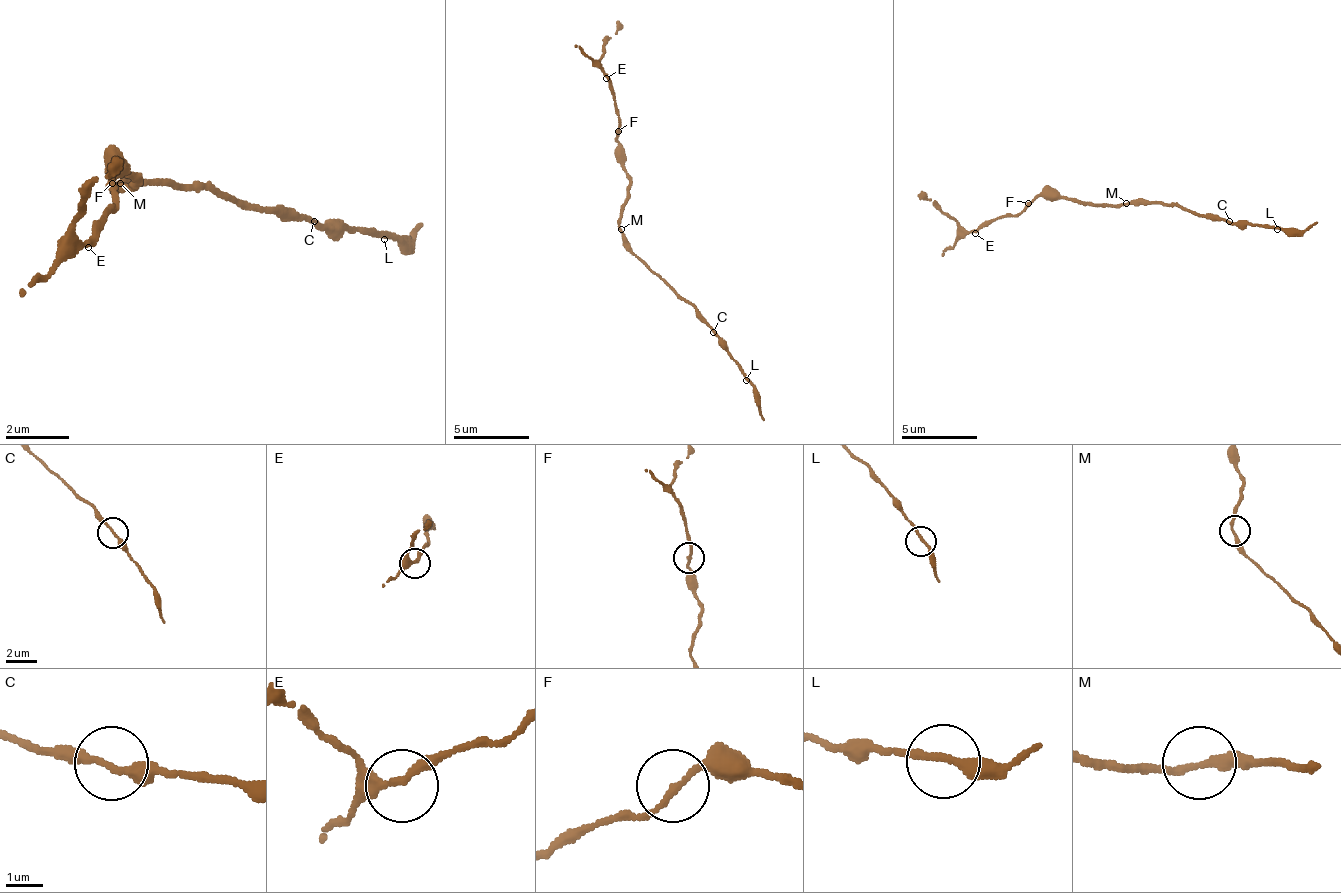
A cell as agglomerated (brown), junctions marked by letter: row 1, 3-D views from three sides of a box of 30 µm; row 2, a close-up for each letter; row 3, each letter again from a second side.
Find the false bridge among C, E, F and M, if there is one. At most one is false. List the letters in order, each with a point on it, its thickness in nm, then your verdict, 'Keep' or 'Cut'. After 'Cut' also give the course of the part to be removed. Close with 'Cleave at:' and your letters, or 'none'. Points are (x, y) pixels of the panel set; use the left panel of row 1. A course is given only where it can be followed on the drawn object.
C: Place: (314, 221). Thickness 200 nm. Cut. Course of the part to remove: (312, 223), (400, 239), (408, 239), (424, 223)
E: Place: (88, 247). Thickness 200 nm. Keep
F: Place: (112, 183). Thickness 170 nm. Keep
M: Place: (120, 183). Thickness 240 nm. Keep
Cleave at: C

